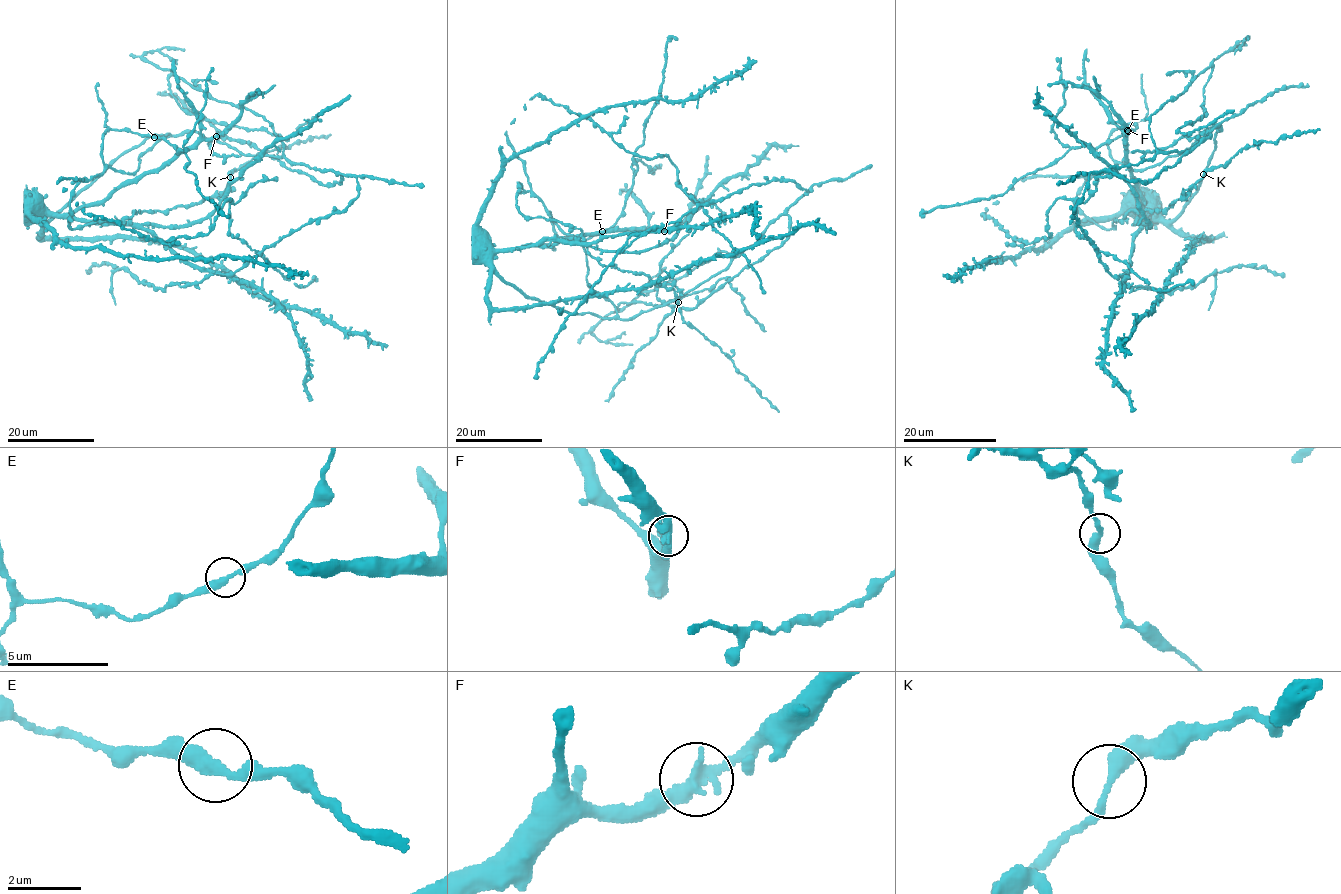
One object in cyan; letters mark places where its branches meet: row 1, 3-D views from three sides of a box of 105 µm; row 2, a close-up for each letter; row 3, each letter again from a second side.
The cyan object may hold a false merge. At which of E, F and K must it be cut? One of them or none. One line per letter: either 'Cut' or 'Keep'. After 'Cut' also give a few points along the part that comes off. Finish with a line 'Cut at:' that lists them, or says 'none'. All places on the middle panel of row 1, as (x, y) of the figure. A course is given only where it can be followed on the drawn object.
E: Keep
F: Keep
K: Keep
Cut at: none

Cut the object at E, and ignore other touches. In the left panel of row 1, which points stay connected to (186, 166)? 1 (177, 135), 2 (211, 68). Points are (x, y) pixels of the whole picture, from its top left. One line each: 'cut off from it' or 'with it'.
1: cut off from it
2: with it

